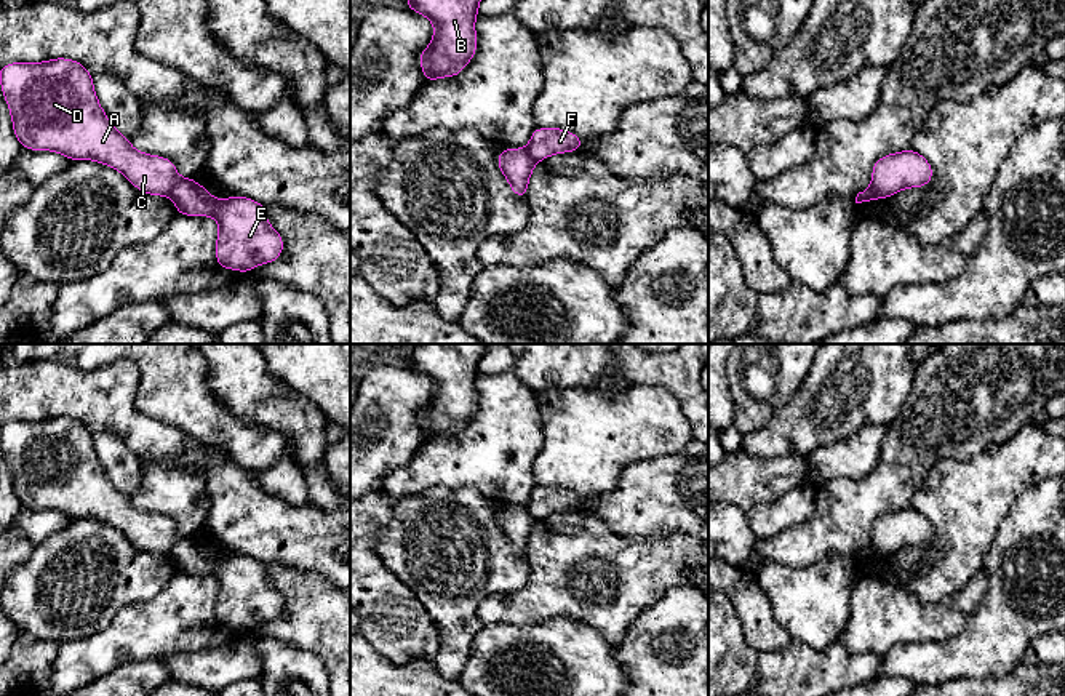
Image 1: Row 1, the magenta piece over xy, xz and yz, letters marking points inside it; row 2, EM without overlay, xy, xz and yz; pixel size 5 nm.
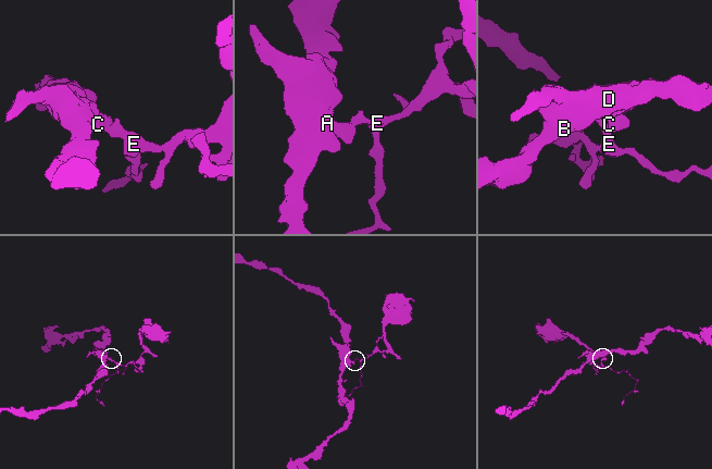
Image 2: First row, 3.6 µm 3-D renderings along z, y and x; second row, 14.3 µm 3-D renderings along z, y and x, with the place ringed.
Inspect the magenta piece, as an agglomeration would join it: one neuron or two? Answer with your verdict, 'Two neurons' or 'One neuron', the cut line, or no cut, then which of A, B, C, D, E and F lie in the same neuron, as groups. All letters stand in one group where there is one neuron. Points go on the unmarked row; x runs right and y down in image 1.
Two neurons. Split along xy (181, 536), (168, 554). Groups: A B C D / E F

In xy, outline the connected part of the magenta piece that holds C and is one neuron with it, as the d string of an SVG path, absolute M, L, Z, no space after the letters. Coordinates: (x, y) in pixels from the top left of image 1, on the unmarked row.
M56 416L43 421L11 421L0 427L0 443L13 477L13 490L24 507L53 509L72 520L104 522L149 554L170 555L181 539L170 517L134 509L130 496L112 485L94 451L93 434L78 419Z

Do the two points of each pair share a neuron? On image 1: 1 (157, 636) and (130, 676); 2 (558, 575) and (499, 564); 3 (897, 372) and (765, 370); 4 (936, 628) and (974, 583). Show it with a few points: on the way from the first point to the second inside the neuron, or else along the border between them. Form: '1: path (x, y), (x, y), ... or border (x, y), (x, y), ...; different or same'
1: border (160, 656), (123, 663), (104, 676); different
2: border (526, 557), (528, 580), (515, 591), (499, 592); different
3: border (814, 360), (803, 384), (787, 402); different
4: border (941, 602), (966, 615); different

